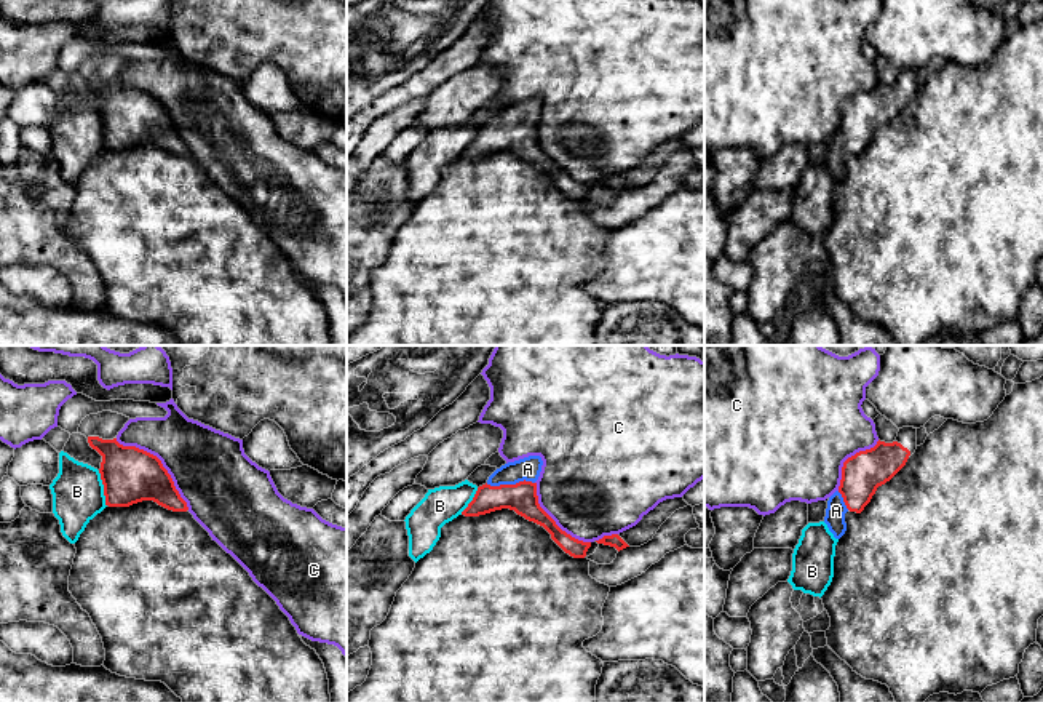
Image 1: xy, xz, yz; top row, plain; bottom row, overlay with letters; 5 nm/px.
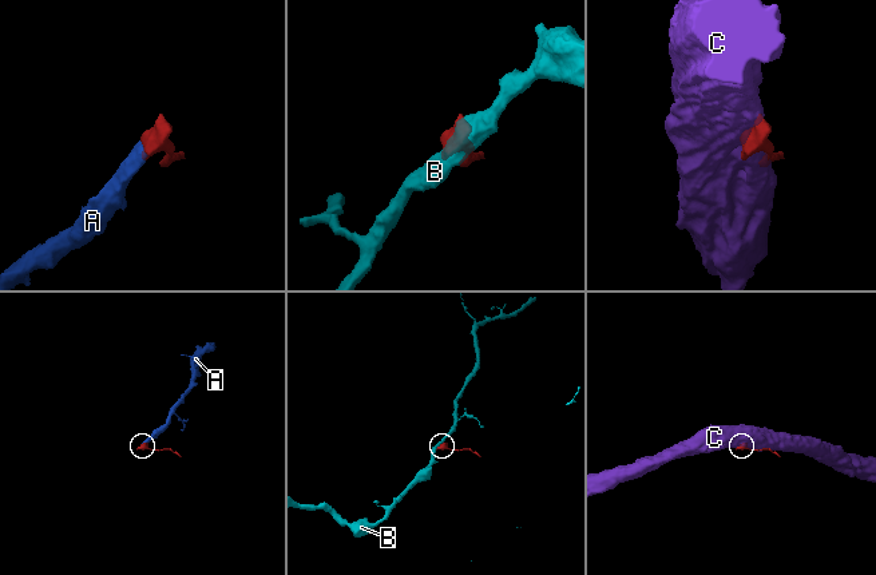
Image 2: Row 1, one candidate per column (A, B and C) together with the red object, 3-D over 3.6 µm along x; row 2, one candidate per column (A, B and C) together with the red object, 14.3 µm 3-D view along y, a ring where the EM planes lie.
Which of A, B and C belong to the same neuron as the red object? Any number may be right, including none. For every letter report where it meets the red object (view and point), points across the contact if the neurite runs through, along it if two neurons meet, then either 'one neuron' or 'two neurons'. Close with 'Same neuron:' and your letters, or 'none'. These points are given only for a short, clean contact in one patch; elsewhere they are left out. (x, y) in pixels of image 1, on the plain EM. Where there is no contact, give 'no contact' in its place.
A: xz (510, 127) | across xz (521, 139), (510, 127), (527, 111) | one neuron
B: xy (104, 130) | two neurons
C: xy (160, 104) | two neurons
Same neuron: A

